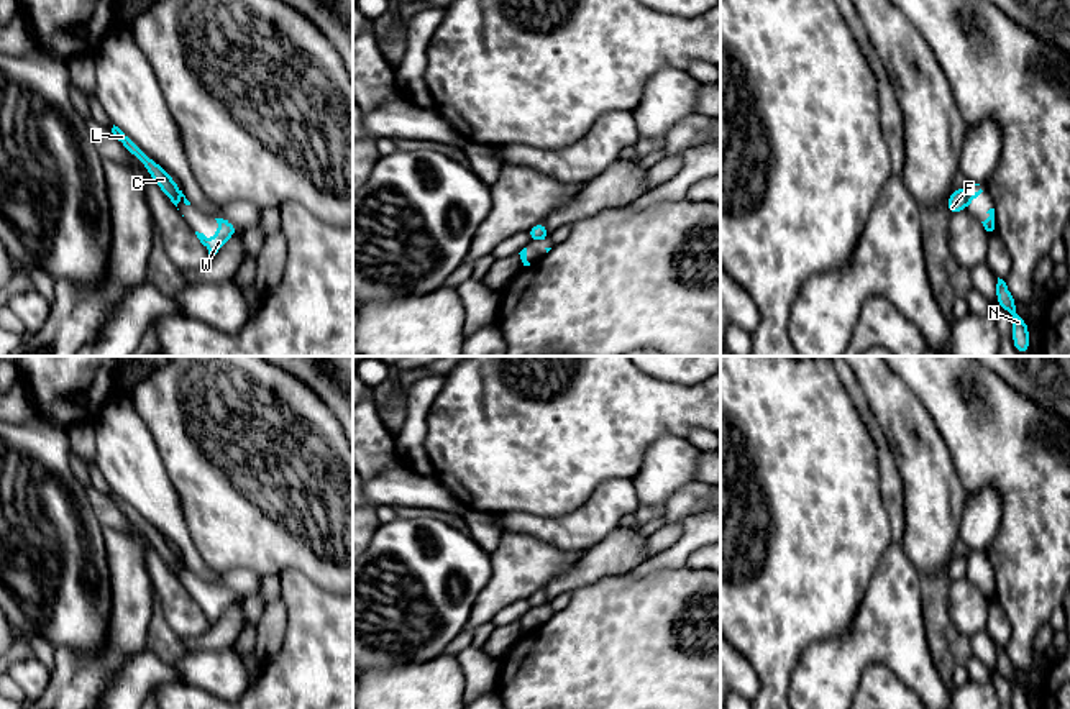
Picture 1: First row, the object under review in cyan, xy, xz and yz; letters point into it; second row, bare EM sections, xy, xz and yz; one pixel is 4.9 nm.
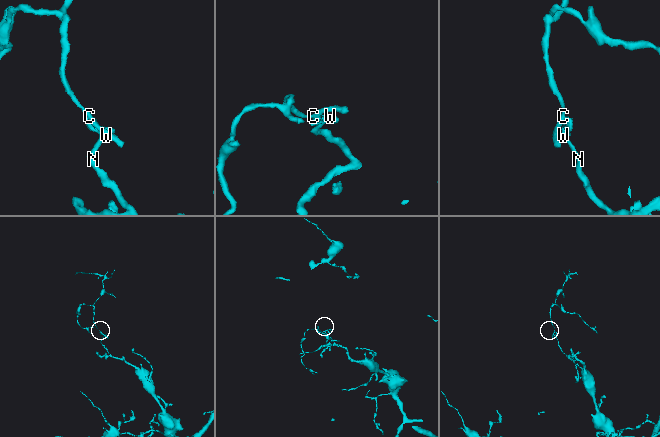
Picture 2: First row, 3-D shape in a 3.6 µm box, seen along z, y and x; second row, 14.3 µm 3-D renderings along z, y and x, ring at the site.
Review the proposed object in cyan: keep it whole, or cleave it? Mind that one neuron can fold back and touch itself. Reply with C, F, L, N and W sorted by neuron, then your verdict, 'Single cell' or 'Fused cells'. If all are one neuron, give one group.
Groups: C F L / N W. Fused cells

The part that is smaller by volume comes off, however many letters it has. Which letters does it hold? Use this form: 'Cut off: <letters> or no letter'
Cut off: C, F, L

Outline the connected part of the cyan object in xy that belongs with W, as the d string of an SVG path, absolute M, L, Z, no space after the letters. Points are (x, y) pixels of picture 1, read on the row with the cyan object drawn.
M215 218L218 223L218 230L215 233L215 240L212 241L210 238L207 238L203 233L195 231L197 238L200 240L200 243L205 246L205 249L208 251L208 254L213 258L222 246L240 231L238 226L235 226L231 222L223 220L223 218Z

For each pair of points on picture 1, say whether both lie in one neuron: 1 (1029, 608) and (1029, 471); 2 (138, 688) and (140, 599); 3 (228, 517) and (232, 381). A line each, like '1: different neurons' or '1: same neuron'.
1: same neuron
2: different neurons
3: same neuron

